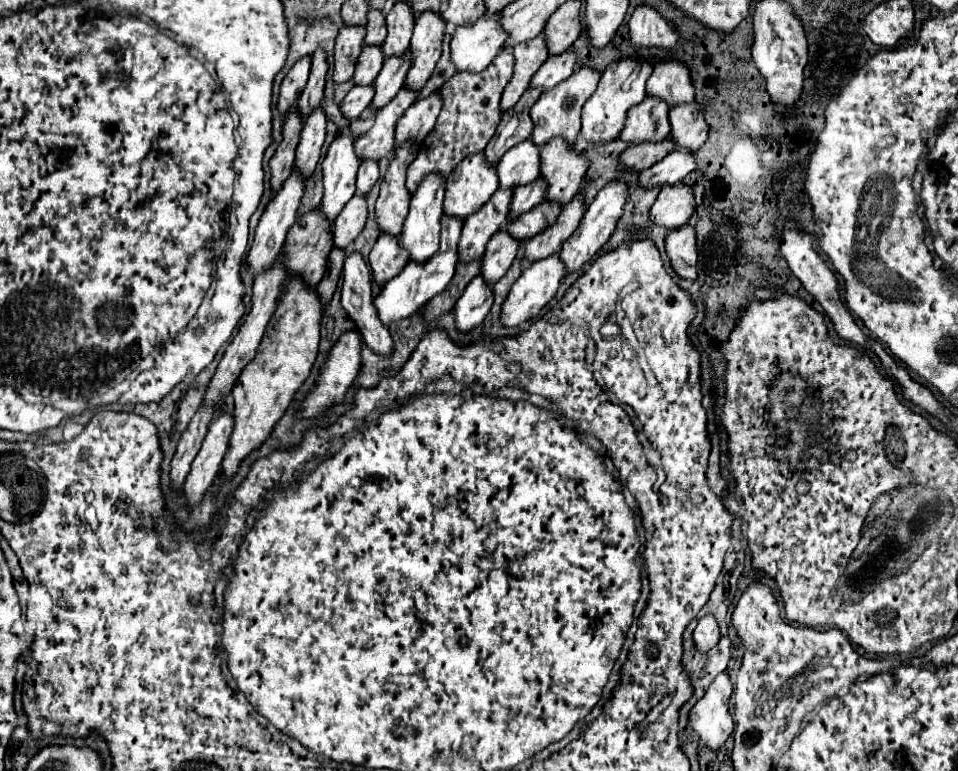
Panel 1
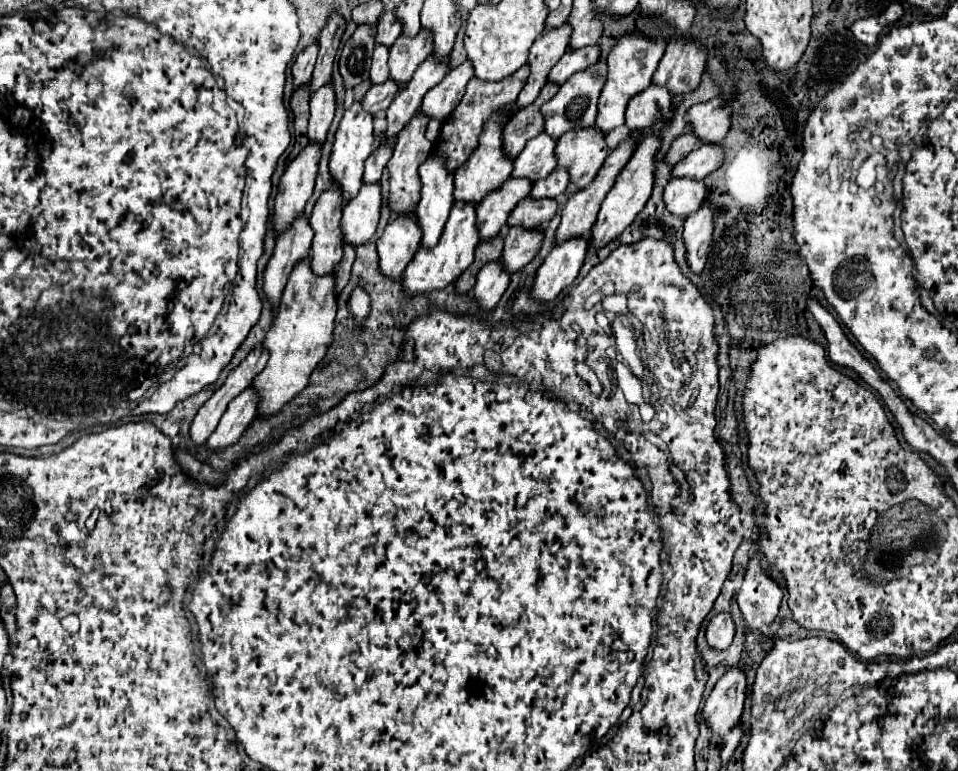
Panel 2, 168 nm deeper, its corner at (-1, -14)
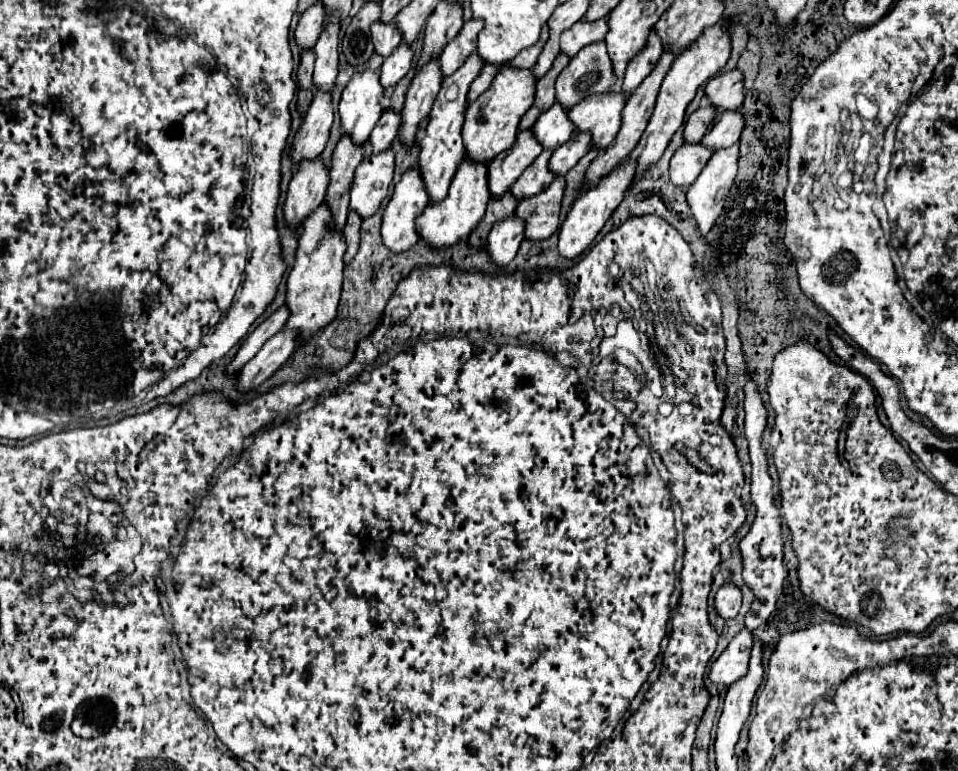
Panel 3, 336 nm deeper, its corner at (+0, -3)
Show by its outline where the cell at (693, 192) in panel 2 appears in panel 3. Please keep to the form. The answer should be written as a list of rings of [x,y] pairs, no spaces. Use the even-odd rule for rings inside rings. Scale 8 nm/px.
[[[682,143],[670,161],[670,179],[674,185],[690,187],[710,159],[712,149],[702,143]]]

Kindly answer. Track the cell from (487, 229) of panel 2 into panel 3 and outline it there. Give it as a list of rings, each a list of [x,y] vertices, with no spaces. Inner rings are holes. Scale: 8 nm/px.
[[[520,131],[516,137],[516,143],[496,155],[496,159],[490,161],[488,165],[488,183],[490,183],[490,193],[494,197],[500,197],[506,193],[512,183],[524,173],[526,167],[542,153],[542,145],[536,139],[534,131]]]

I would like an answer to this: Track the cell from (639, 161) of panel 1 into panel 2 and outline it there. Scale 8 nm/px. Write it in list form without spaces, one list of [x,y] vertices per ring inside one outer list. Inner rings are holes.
[[[681,134],[677,140],[673,140],[673,146],[667,150],[663,162],[667,166],[675,166],[679,160],[683,160],[695,146],[699,144],[699,140],[691,134]]]

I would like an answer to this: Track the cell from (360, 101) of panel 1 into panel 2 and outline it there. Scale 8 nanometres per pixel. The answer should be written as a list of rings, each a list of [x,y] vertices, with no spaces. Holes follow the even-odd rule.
[[[387,80],[387,82],[379,84],[379,86],[371,86],[371,88],[367,90],[367,94],[363,96],[361,106],[363,106],[363,110],[367,110],[369,114],[375,116],[377,112],[387,110],[387,106],[391,104],[391,100],[395,98],[397,92],[399,92],[399,88],[397,88],[395,82],[391,82],[391,80]]]

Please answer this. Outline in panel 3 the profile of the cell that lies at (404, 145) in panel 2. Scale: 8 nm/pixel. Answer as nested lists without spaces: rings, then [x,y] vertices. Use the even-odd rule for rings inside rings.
[[[438,59],[424,63],[416,73],[416,77],[412,79],[412,85],[406,93],[406,105],[402,111],[402,125],[400,125],[400,137],[406,145],[414,143],[418,123],[430,113],[430,107],[440,91],[442,79],[444,77]]]

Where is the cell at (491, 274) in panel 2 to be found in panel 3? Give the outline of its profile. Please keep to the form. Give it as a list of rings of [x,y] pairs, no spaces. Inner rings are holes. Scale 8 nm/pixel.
[[[510,215],[500,223],[494,223],[488,235],[488,251],[498,267],[506,267],[514,259],[522,239],[524,239],[524,221],[518,219],[516,215]]]

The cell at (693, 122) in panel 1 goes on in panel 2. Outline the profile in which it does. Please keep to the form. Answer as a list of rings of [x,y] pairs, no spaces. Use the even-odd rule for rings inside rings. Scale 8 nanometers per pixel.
[[[719,96],[691,106],[687,110],[691,134],[705,144],[721,144],[729,130],[729,114],[731,108]]]

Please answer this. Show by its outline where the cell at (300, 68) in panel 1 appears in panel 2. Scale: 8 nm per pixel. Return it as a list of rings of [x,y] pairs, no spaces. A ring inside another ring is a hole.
[[[317,44],[309,46],[309,50],[303,50],[295,64],[293,64],[293,88],[301,88],[305,84],[309,84],[311,80],[311,74],[313,74],[313,68],[315,68],[315,60],[317,60]]]

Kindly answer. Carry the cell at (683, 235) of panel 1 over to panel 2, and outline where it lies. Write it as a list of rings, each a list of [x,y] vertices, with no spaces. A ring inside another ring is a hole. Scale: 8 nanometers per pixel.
[[[703,202],[701,210],[691,214],[691,218],[685,218],[683,244],[691,274],[701,274],[707,260],[711,234],[713,234],[713,210],[707,206],[707,202]]]

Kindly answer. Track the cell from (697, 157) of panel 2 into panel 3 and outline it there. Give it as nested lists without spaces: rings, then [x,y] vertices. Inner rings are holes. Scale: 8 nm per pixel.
[[[740,109],[718,113],[714,123],[708,127],[708,133],[704,135],[702,143],[706,143],[712,149],[730,147],[738,143],[742,129],[744,129],[744,115],[740,113]]]

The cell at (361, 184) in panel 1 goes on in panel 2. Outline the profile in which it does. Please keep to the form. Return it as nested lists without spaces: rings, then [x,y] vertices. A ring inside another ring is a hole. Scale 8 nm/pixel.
[[[381,146],[367,158],[365,162],[365,174],[363,174],[363,184],[377,184],[381,180],[383,168],[387,166],[391,158],[391,150],[383,150]]]

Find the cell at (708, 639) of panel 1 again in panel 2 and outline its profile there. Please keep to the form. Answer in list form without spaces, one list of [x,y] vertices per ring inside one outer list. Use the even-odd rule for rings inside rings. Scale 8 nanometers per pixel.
[[[729,614],[713,616],[705,628],[707,644],[713,650],[727,650],[731,646],[733,634],[735,634],[735,624]]]

